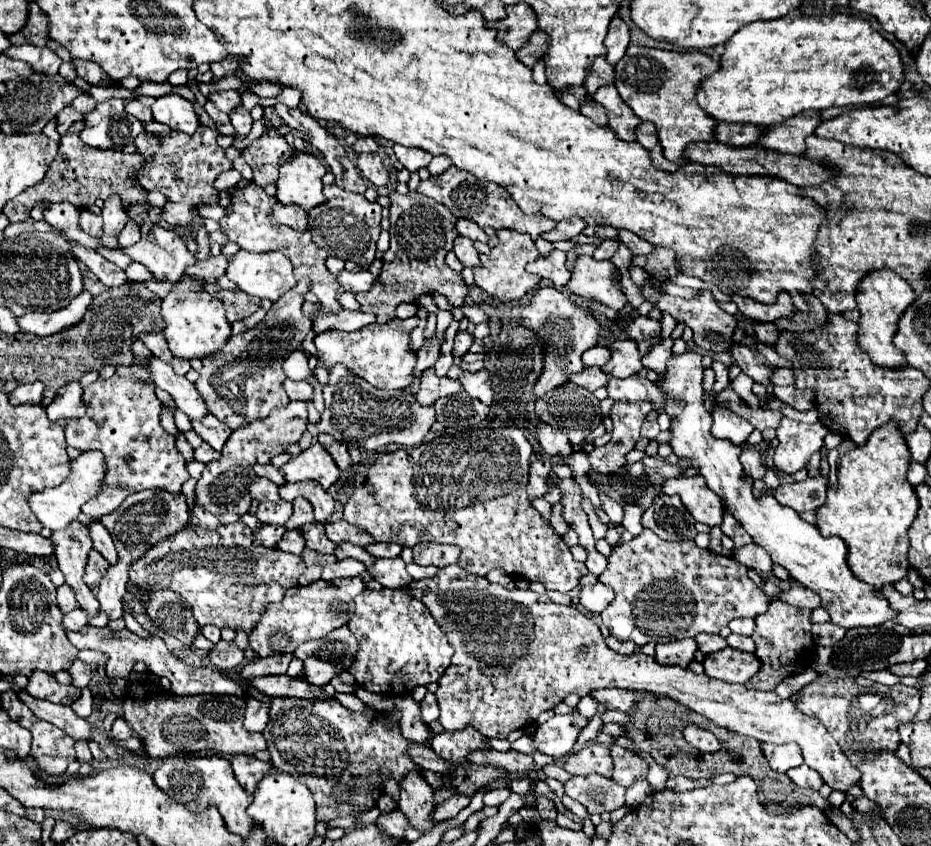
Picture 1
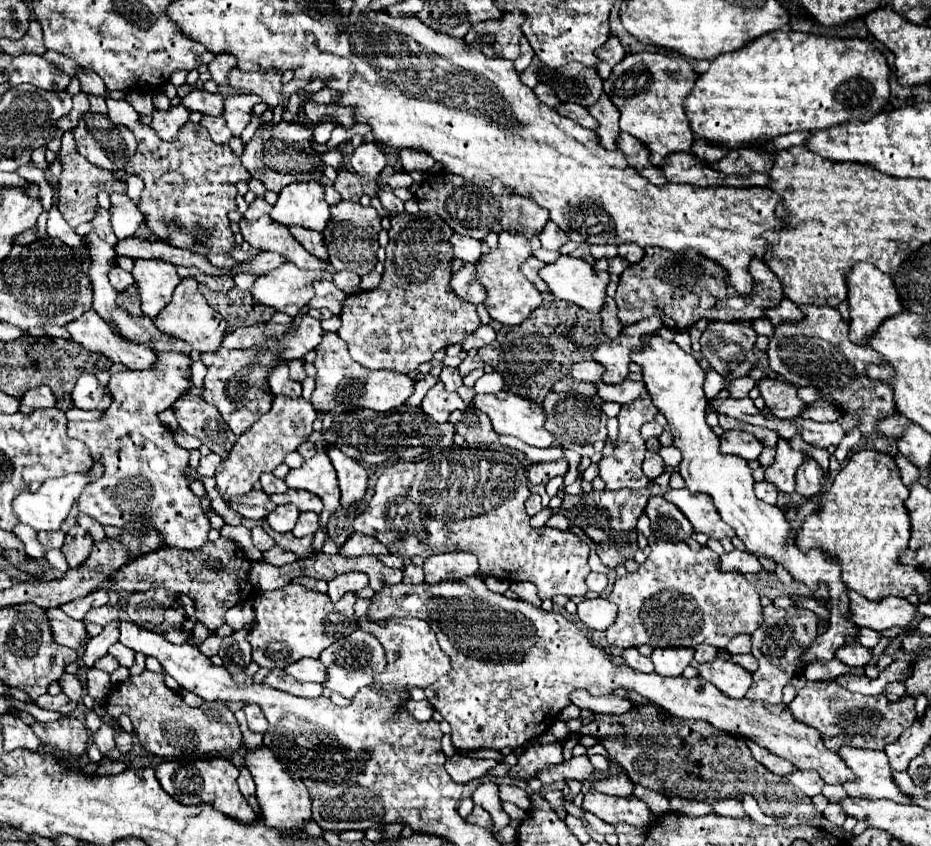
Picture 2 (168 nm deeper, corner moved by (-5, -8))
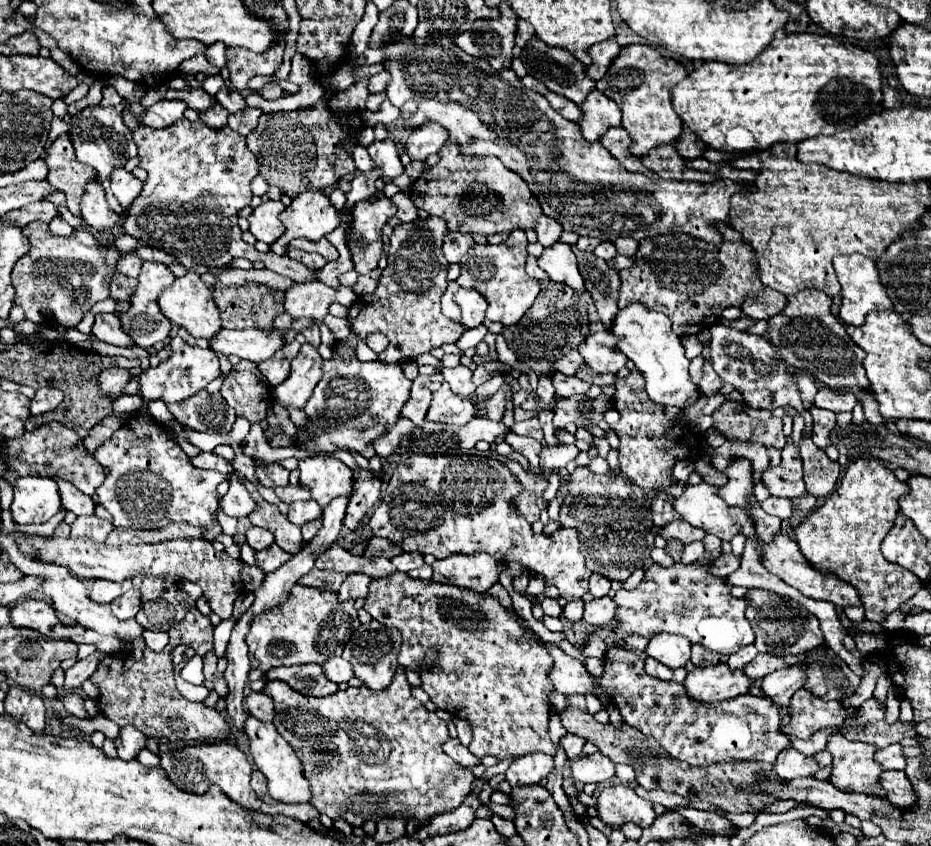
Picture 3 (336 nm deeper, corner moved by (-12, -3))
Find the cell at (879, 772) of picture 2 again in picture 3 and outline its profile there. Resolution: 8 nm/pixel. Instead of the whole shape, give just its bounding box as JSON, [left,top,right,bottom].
[826,735,886,797]

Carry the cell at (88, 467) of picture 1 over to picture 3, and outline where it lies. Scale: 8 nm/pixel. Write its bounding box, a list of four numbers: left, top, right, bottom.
[12,477,62,523]

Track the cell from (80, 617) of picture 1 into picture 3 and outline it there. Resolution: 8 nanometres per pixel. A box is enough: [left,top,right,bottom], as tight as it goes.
[110,589,140,621]

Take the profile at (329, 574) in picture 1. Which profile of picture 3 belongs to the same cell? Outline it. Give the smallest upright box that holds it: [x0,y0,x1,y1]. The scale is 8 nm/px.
[338,573,370,601]

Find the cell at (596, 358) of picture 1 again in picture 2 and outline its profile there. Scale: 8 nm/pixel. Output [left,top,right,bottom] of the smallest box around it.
[571,360,603,382]

